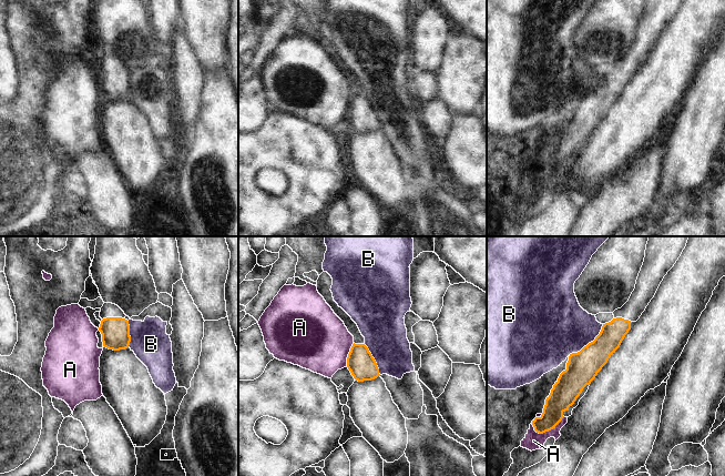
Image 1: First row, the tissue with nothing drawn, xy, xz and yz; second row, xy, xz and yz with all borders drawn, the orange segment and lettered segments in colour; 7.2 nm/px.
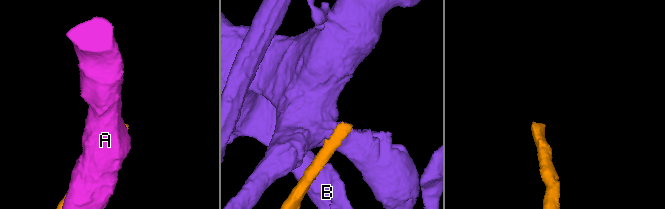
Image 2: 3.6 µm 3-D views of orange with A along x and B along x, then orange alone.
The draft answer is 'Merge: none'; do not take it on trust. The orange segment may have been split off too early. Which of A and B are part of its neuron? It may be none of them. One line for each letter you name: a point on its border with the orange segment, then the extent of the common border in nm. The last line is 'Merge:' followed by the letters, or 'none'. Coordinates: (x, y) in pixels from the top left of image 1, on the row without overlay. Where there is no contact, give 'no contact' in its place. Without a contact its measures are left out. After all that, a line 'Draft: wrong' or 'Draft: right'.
Merge: none
Draft: right

